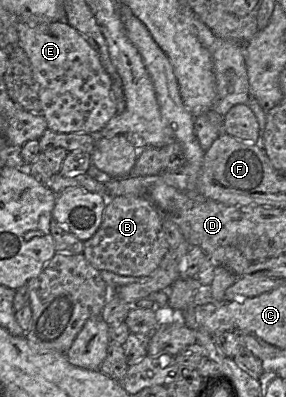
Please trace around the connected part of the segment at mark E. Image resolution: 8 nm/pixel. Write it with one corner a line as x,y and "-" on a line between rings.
18,19
19,46
26,52
37,86
41,114
49,130
58,133
100,132
115,116
111,79
88,41
65,20
40,23

